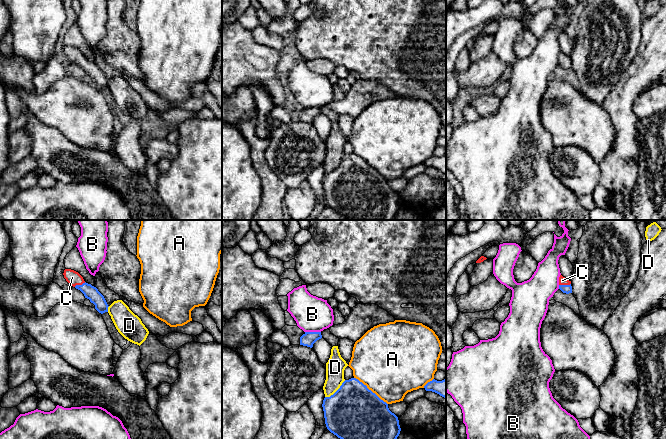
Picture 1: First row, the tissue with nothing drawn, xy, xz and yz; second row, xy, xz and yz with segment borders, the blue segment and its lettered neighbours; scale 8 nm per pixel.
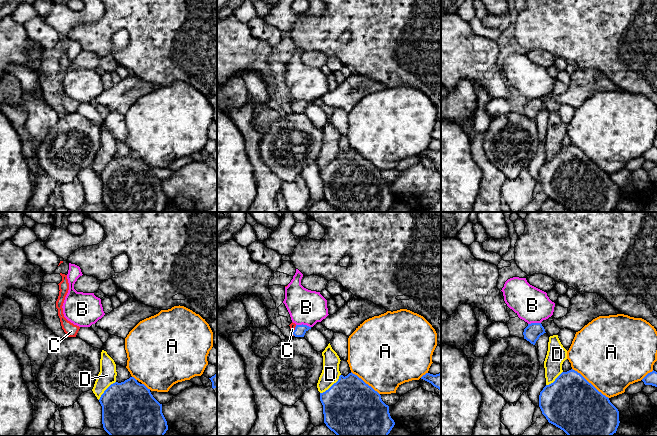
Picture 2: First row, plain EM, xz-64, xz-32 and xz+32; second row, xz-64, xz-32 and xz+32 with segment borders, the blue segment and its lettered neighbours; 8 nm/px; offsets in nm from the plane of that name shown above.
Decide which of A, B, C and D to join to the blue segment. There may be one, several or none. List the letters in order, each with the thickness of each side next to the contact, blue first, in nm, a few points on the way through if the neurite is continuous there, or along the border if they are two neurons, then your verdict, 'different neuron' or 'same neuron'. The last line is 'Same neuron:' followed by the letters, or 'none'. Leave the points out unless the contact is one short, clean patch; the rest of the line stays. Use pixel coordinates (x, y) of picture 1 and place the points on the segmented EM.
A: 440 nm thick on the blue side, 500 nm on the other; different neuron
B: 110 nm thick on the blue side, 280 nm on the other; border along xz (305, 331), (320, 332); different neuron
C: 70 nm thick on the blue side, 60 nm on the other; same neuron
D: 440 nm thick on the blue side, 150 nm on the other; different neuron
Same neuron: C

